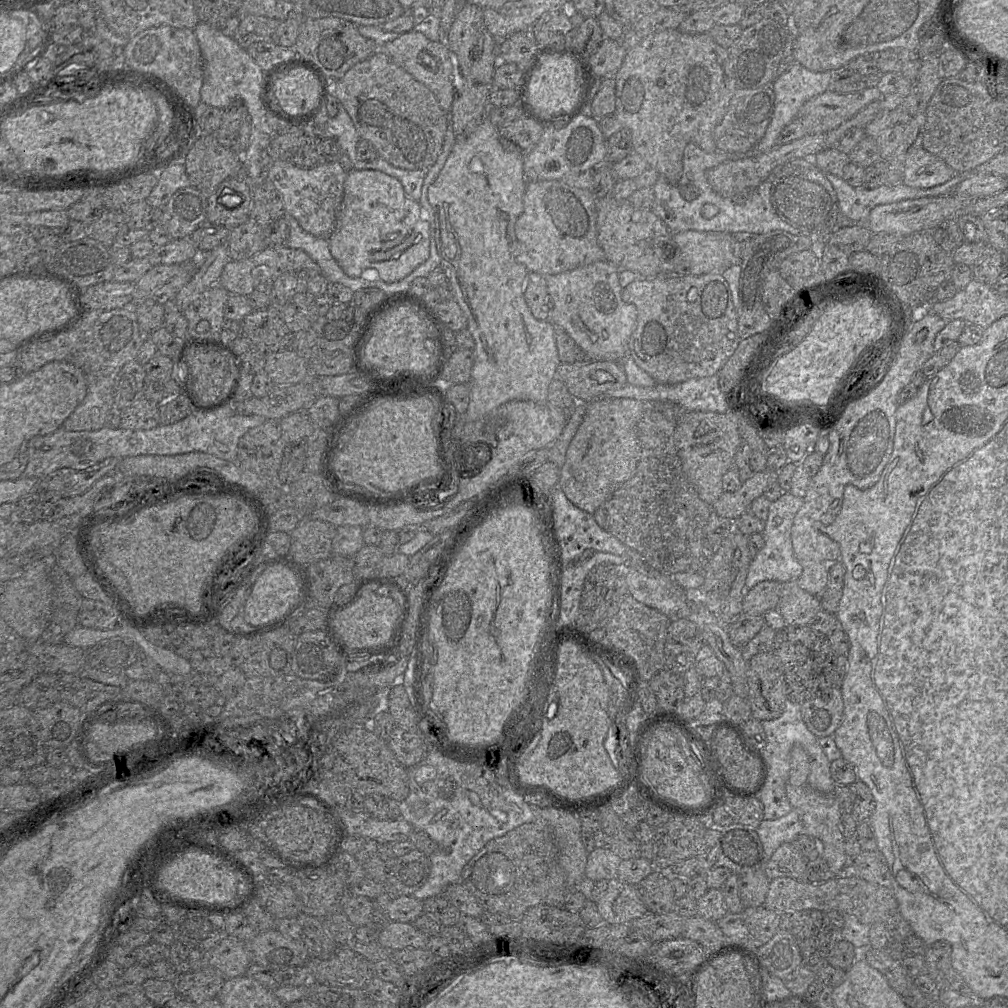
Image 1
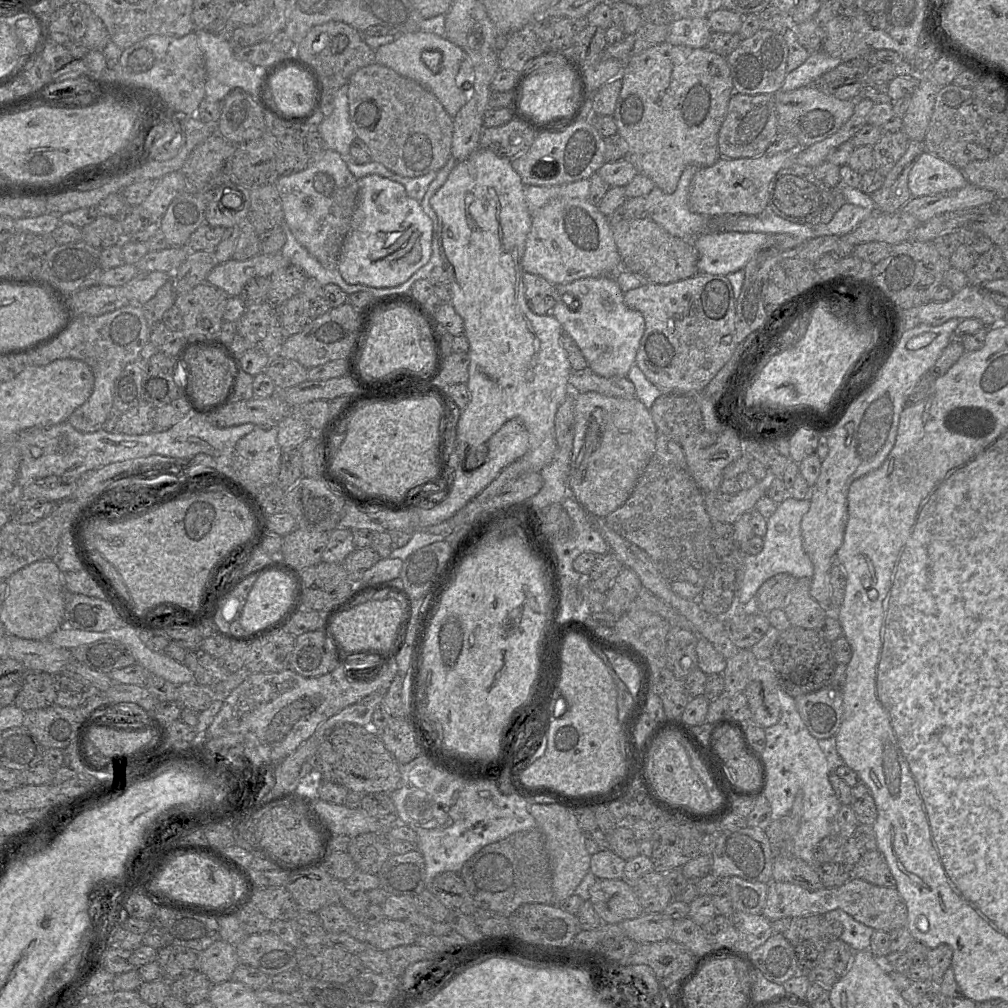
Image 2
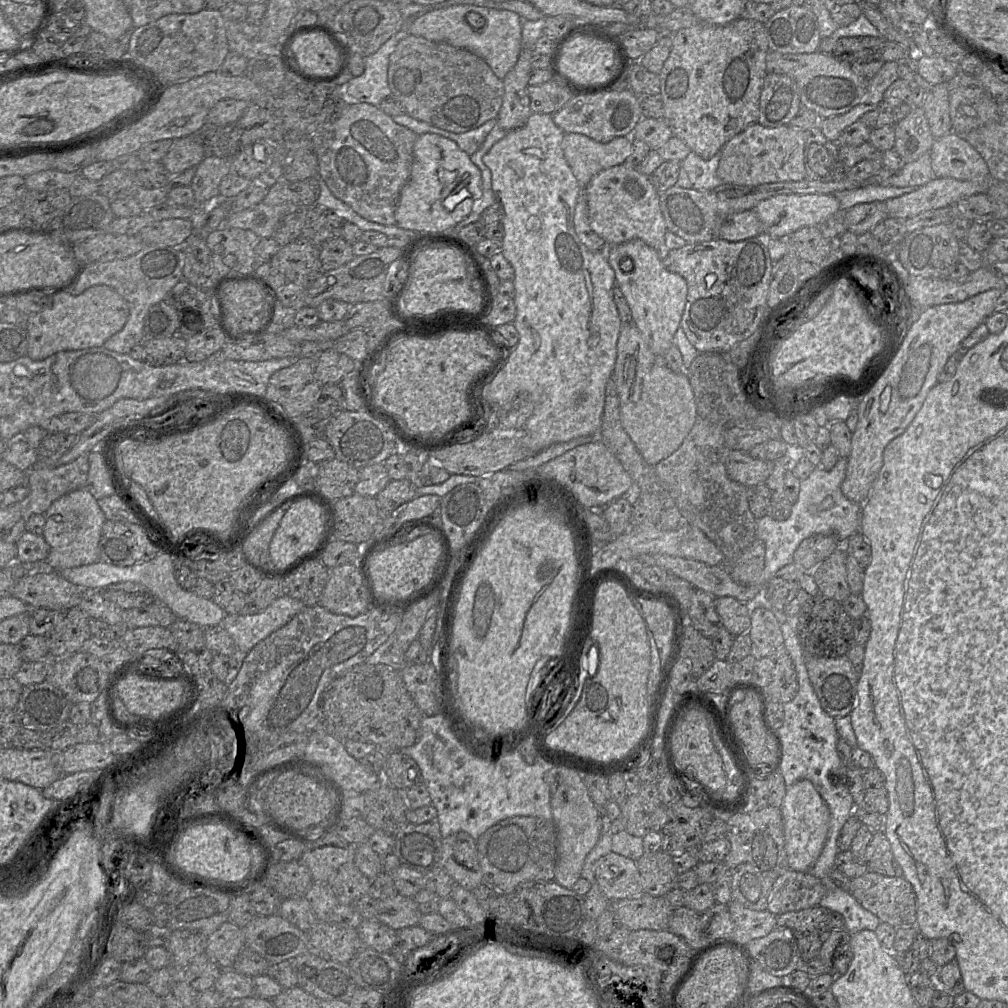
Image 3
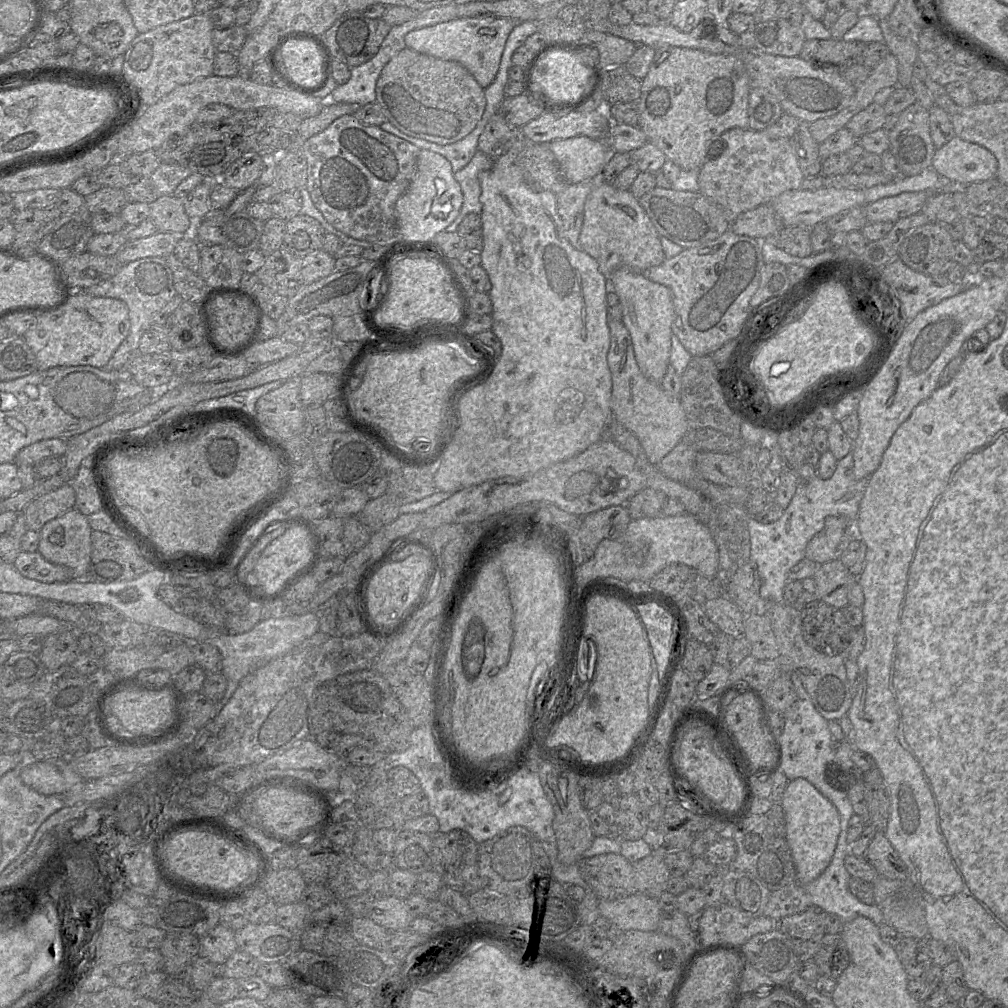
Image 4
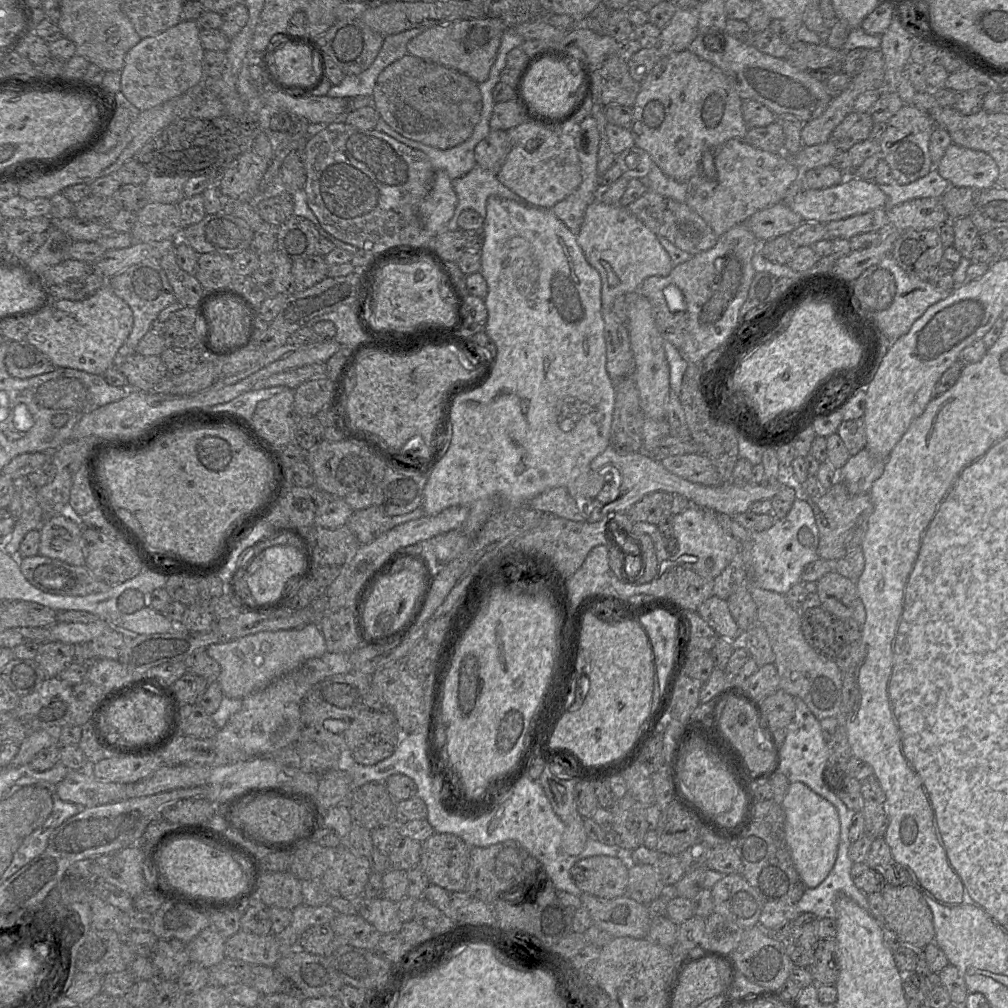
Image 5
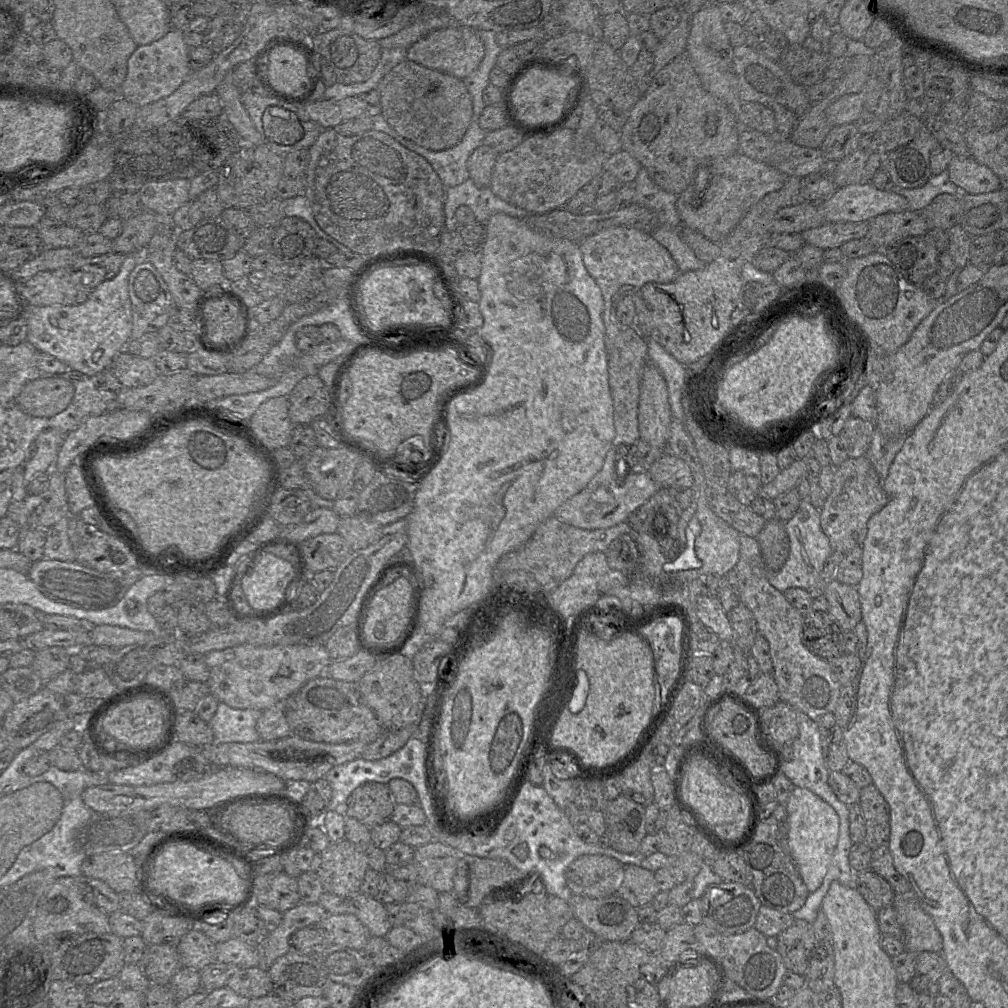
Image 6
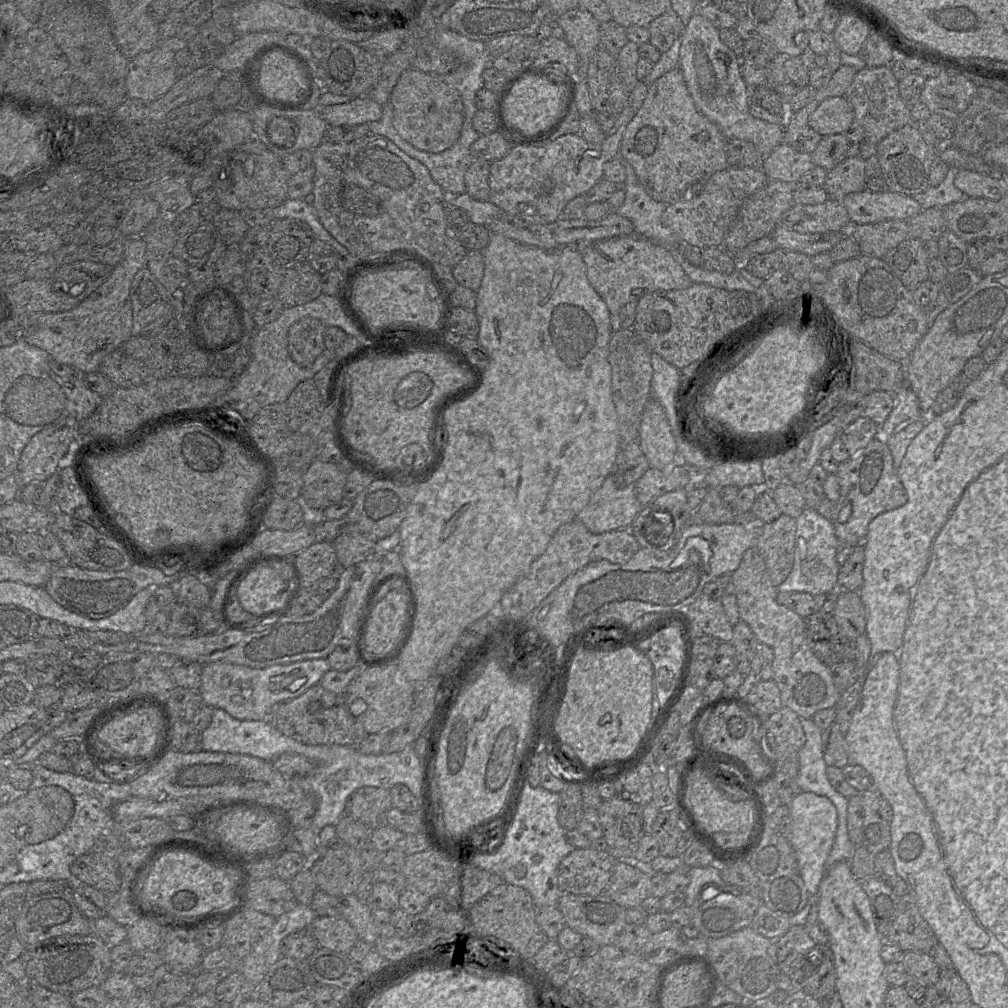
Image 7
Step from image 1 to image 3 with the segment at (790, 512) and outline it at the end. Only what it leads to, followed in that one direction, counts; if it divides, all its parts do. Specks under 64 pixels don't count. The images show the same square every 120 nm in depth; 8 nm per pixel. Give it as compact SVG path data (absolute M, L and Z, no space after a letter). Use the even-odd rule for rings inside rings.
M848 457L839 458L830 470L817 466L806 479L801 480L797 500L786 520L775 520L768 514L756 520L755 537L765 548L764 569L760 575L761 586L764 587L776 572L793 562L794 554L804 539L814 534L832 534L825 530L829 519L841 519L841 514L861 516L862 504L851 501L842 491L847 466Z

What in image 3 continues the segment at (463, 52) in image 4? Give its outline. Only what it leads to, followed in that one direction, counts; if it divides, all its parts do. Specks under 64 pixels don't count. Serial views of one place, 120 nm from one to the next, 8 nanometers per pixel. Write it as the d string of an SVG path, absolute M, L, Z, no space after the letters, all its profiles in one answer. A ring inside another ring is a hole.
M451 4L427 12L411 24L408 33L468 50L485 60L495 75L503 79L519 59L524 19L508 9L485 7L480 8L475 4Z

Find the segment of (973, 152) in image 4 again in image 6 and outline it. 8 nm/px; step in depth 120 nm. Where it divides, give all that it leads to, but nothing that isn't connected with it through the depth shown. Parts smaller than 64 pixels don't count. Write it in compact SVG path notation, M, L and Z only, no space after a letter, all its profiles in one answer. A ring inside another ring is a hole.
M953 155L947 171L949 179L962 194L983 194L1001 188L999 179L993 171L978 163L973 157Z

